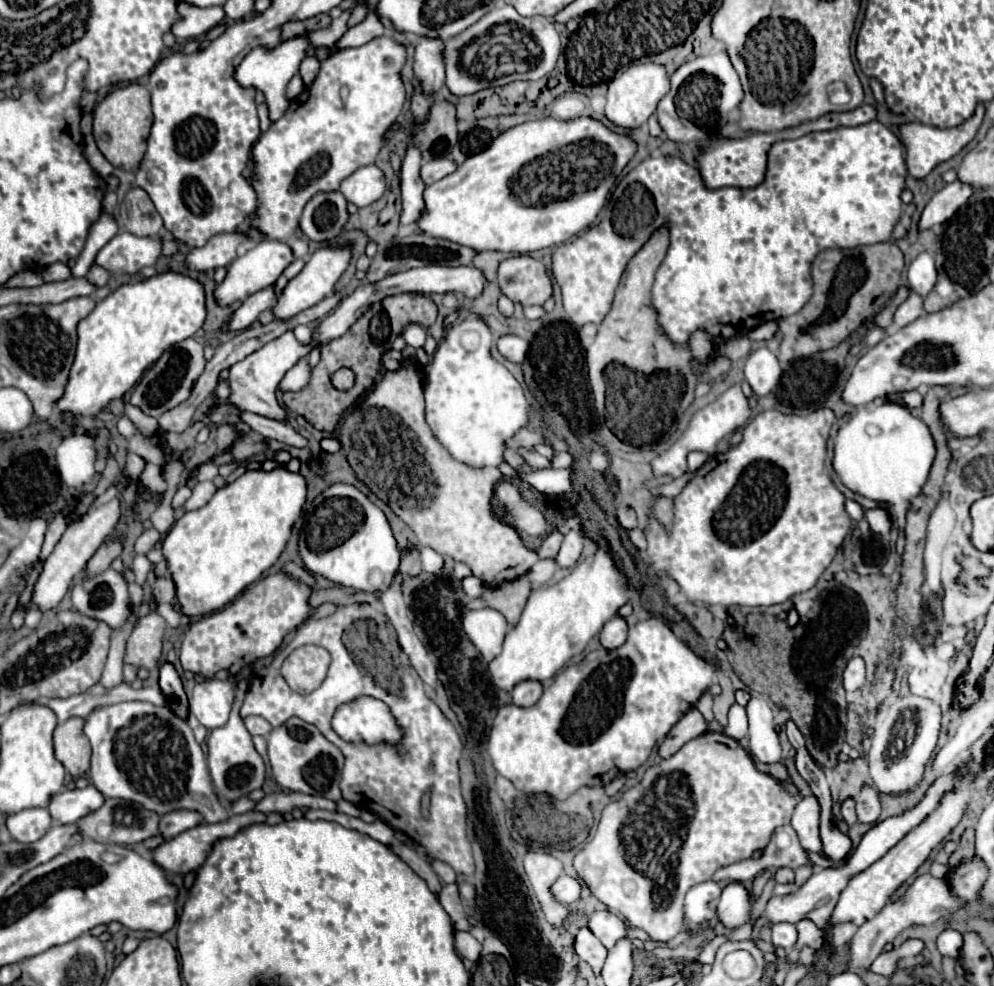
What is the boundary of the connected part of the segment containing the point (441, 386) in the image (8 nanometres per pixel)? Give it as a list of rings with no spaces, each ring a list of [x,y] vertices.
[[[469,315],[465,321],[461,321],[461,323],[457,323],[457,325],[451,325],[451,327],[447,329],[445,339],[439,343],[433,359],[431,359],[429,365],[425,367],[425,369],[427,369],[427,377],[429,377],[429,385],[427,385],[427,389],[425,389],[425,417],[427,417],[427,423],[429,423],[431,431],[433,431],[433,435],[449,449],[449,453],[453,453],[453,457],[457,457],[459,461],[477,465],[477,467],[481,467],[481,465],[493,465],[493,467],[497,467],[497,465],[503,461],[503,451],[505,451],[503,441],[507,441],[509,437],[513,437],[513,435],[527,423],[527,411],[529,411],[529,403],[527,403],[527,399],[525,399],[525,395],[523,395],[521,385],[515,381],[515,377],[513,377],[503,365],[499,365],[499,363],[491,357],[491,353],[489,353],[489,337],[491,337],[491,333],[489,333],[487,325],[483,323],[483,319],[479,319],[477,315]]]

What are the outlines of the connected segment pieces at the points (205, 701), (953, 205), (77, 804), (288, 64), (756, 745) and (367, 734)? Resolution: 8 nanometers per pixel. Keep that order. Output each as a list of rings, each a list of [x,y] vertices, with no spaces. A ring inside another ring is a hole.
[[[207,679],[205,683],[195,685],[191,697],[191,713],[199,719],[199,723],[213,731],[223,727],[229,719],[229,711],[233,705],[235,691],[231,689],[229,681],[221,679]]]
[[[953,181],[949,185],[945,185],[941,191],[937,191],[931,201],[925,205],[921,217],[919,217],[919,231],[931,229],[933,225],[941,225],[947,219],[951,219],[955,215],[955,211],[965,205],[965,201],[971,197],[973,189],[969,189],[969,185],[961,185],[961,181]]]
[[[87,785],[85,789],[67,789],[63,793],[55,793],[49,801],[49,813],[55,823],[75,823],[85,813],[91,813],[93,809],[99,809],[103,805],[105,797],[95,785]]]
[[[303,33],[299,37],[291,37],[291,39],[283,39],[279,45],[275,47],[255,47],[251,49],[245,59],[237,65],[235,69],[235,81],[247,89],[253,87],[257,91],[261,91],[265,95],[265,103],[269,107],[269,117],[272,122],[281,118],[285,113],[285,109],[289,107],[289,99],[285,95],[285,89],[289,85],[289,81],[299,73],[299,65],[301,61],[309,55],[311,51],[311,41],[309,41],[309,33]]]
[[[755,697],[747,703],[749,717],[749,753],[763,763],[781,761],[781,745],[779,735],[775,731],[773,709],[763,697]]]
[[[361,697],[337,709],[333,717],[333,729],[345,741],[397,743],[401,737],[389,707],[373,697]]]

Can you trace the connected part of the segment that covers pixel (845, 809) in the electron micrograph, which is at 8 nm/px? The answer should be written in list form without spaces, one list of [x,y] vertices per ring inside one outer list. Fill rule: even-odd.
[[[853,799],[843,801],[843,805],[841,805],[841,815],[843,815],[843,821],[845,821],[847,825],[857,823],[857,813],[855,813],[855,801],[853,801]]]

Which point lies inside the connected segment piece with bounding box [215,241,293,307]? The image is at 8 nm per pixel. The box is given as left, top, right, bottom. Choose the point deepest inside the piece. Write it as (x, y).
(261, 266)

